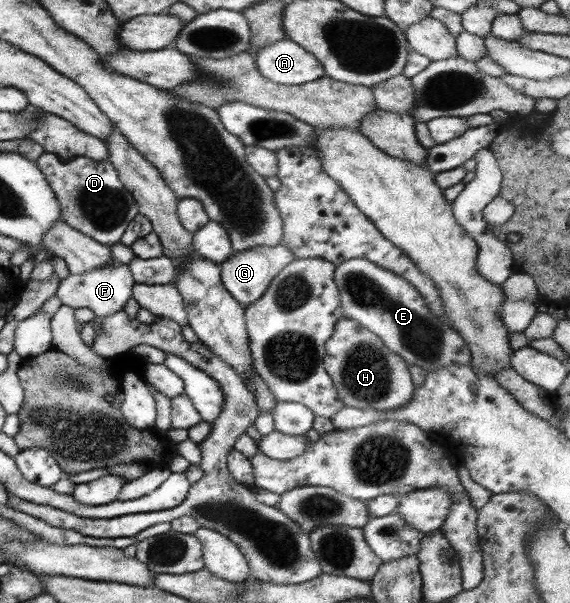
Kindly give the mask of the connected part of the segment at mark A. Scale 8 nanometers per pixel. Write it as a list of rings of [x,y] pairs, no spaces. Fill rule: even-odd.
[[[286,37],[258,49],[254,62],[262,78],[275,85],[304,85],[324,76],[316,58]]]

